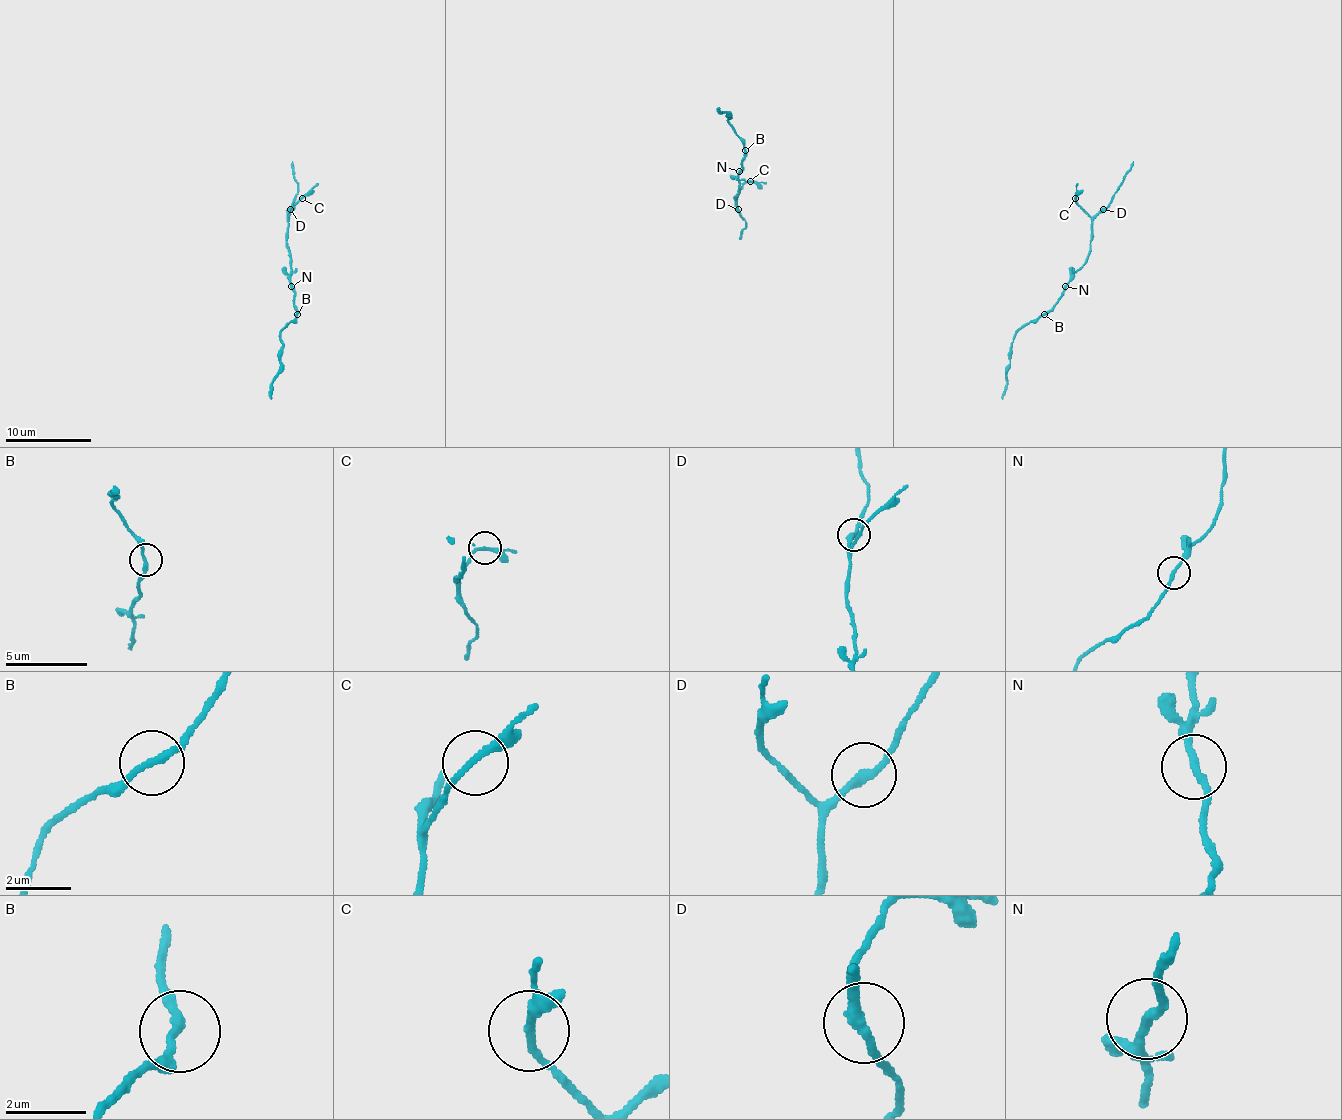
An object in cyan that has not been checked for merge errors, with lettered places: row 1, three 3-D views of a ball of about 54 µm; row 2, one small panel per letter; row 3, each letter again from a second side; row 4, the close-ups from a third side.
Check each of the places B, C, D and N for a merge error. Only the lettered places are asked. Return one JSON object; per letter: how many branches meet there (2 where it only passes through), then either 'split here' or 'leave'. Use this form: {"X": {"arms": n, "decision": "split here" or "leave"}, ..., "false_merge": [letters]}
{"B": {"arms": 2, "decision": "leave"}, "C": {"arms": 2, "decision": "leave"}, "D": {"arms": 2, "decision": "split here"}, "N": {"arms": 2, "decision": "leave"}, "false_merge": ["D"]}

